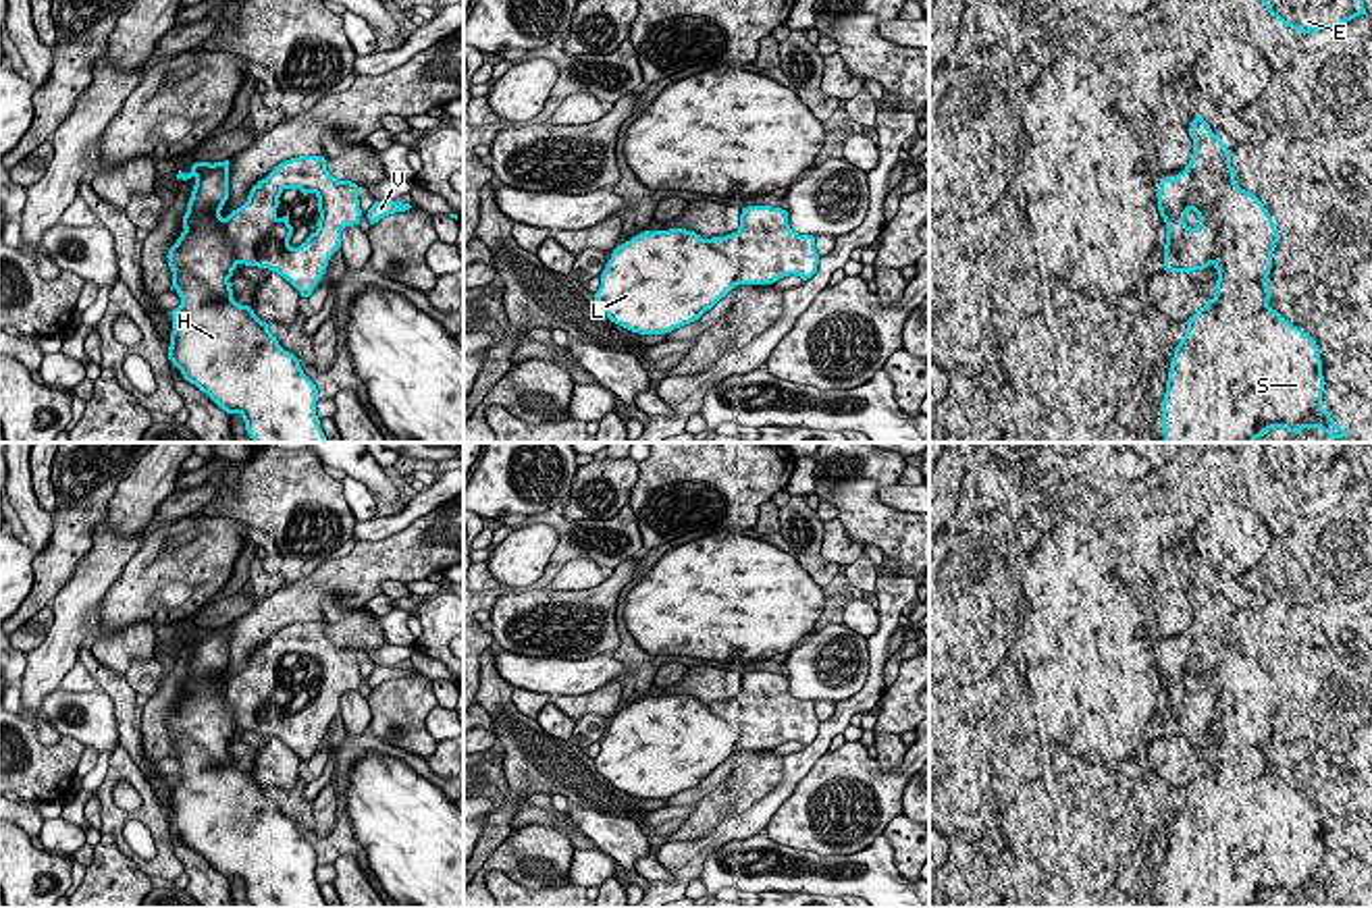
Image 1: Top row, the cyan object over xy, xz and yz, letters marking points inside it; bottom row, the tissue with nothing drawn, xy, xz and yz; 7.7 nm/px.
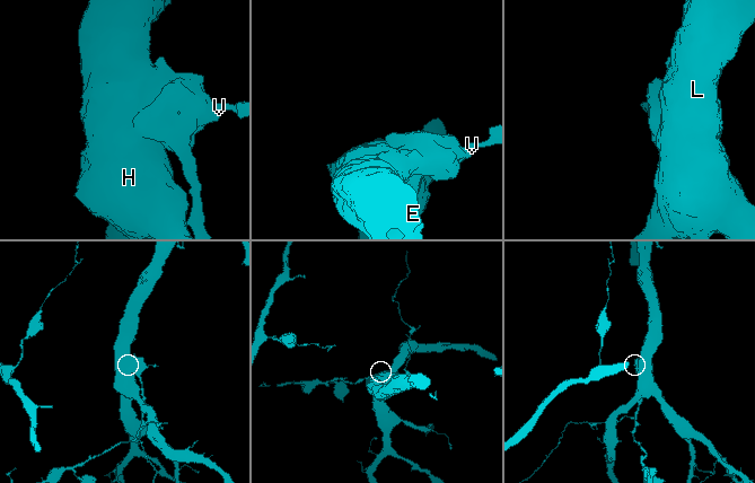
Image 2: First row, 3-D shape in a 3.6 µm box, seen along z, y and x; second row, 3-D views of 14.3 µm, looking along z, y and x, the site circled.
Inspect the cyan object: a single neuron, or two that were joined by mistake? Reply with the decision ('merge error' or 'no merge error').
merge error

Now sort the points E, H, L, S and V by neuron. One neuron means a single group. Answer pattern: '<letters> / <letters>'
E H L S / V

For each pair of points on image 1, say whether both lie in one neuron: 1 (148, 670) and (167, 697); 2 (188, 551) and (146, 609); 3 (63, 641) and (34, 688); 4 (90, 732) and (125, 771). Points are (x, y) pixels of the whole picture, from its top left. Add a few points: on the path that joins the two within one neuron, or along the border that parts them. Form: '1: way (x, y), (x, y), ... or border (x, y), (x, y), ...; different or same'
1: border (161, 682), (148, 699); different
2: way (173, 562), (146, 589), (146, 595); same
3: way (59, 653), (42, 676); same
4: border (117, 744), (111, 751); different

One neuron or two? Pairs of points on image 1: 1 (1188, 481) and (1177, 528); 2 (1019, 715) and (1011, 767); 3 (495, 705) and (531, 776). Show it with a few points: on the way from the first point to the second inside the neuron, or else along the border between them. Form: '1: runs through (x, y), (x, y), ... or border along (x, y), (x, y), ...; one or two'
1: runs through (1183, 493), (1177, 516); one
2: runs through (1015, 728), (1009, 734), (1011, 755); one
3: runs through (508, 722), (526, 742), (531, 759); one

